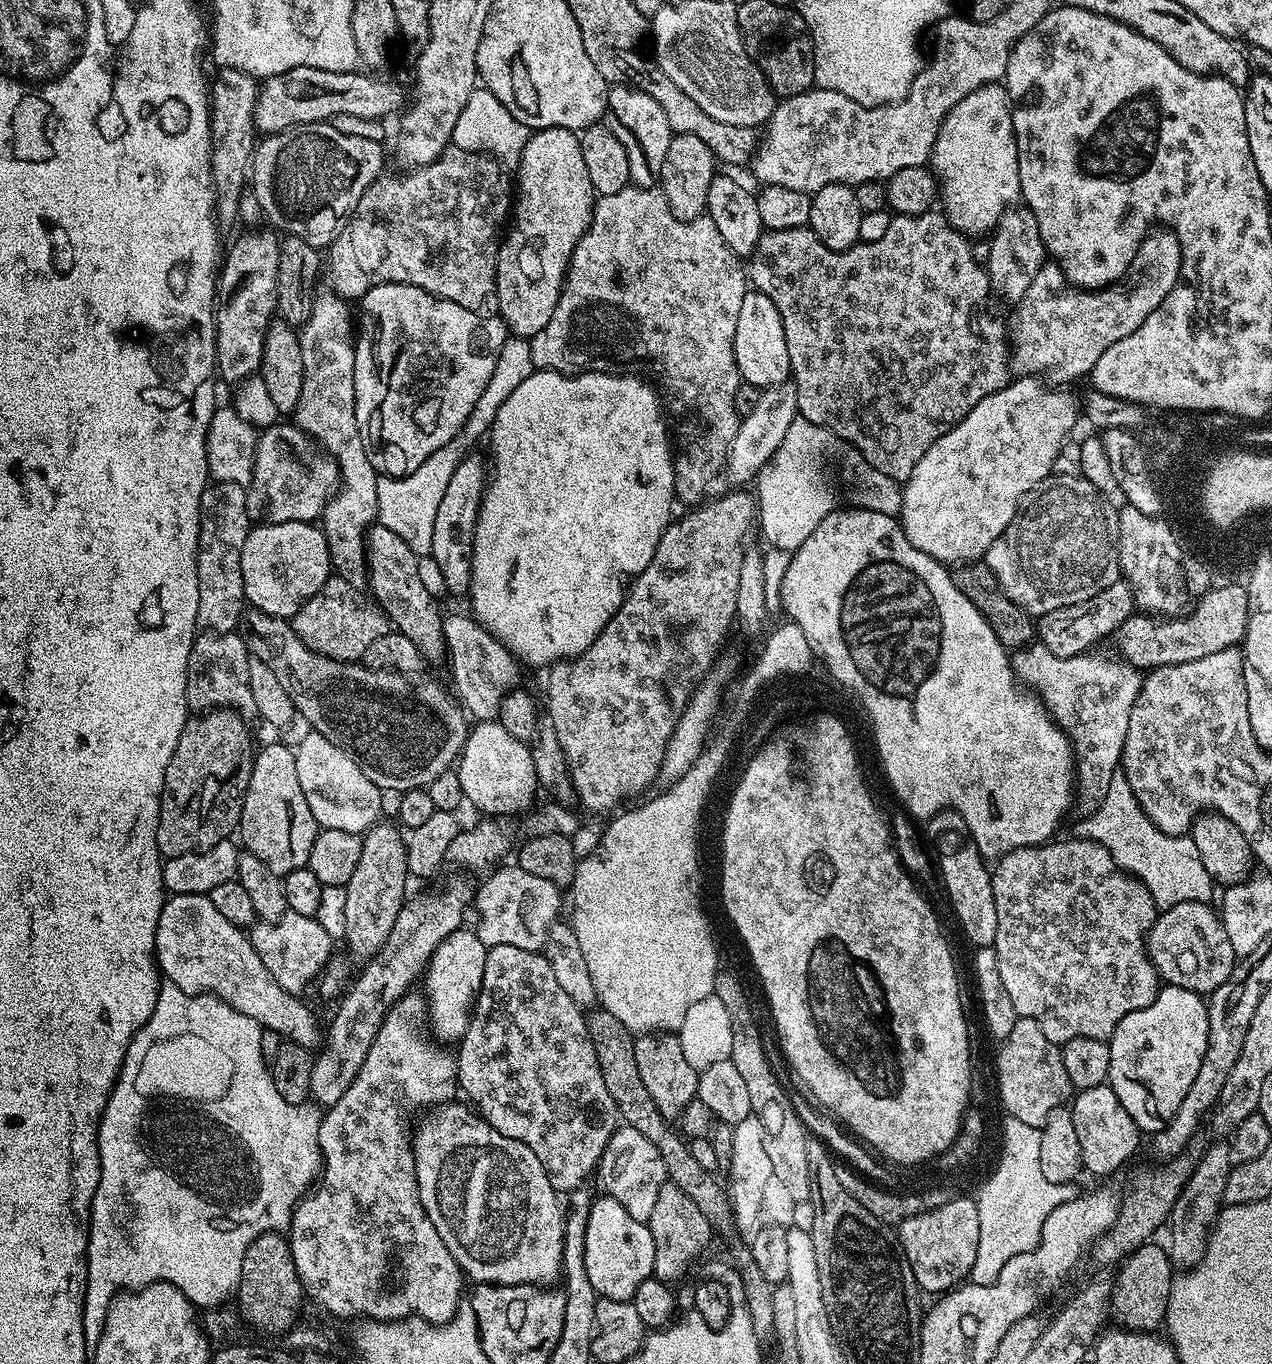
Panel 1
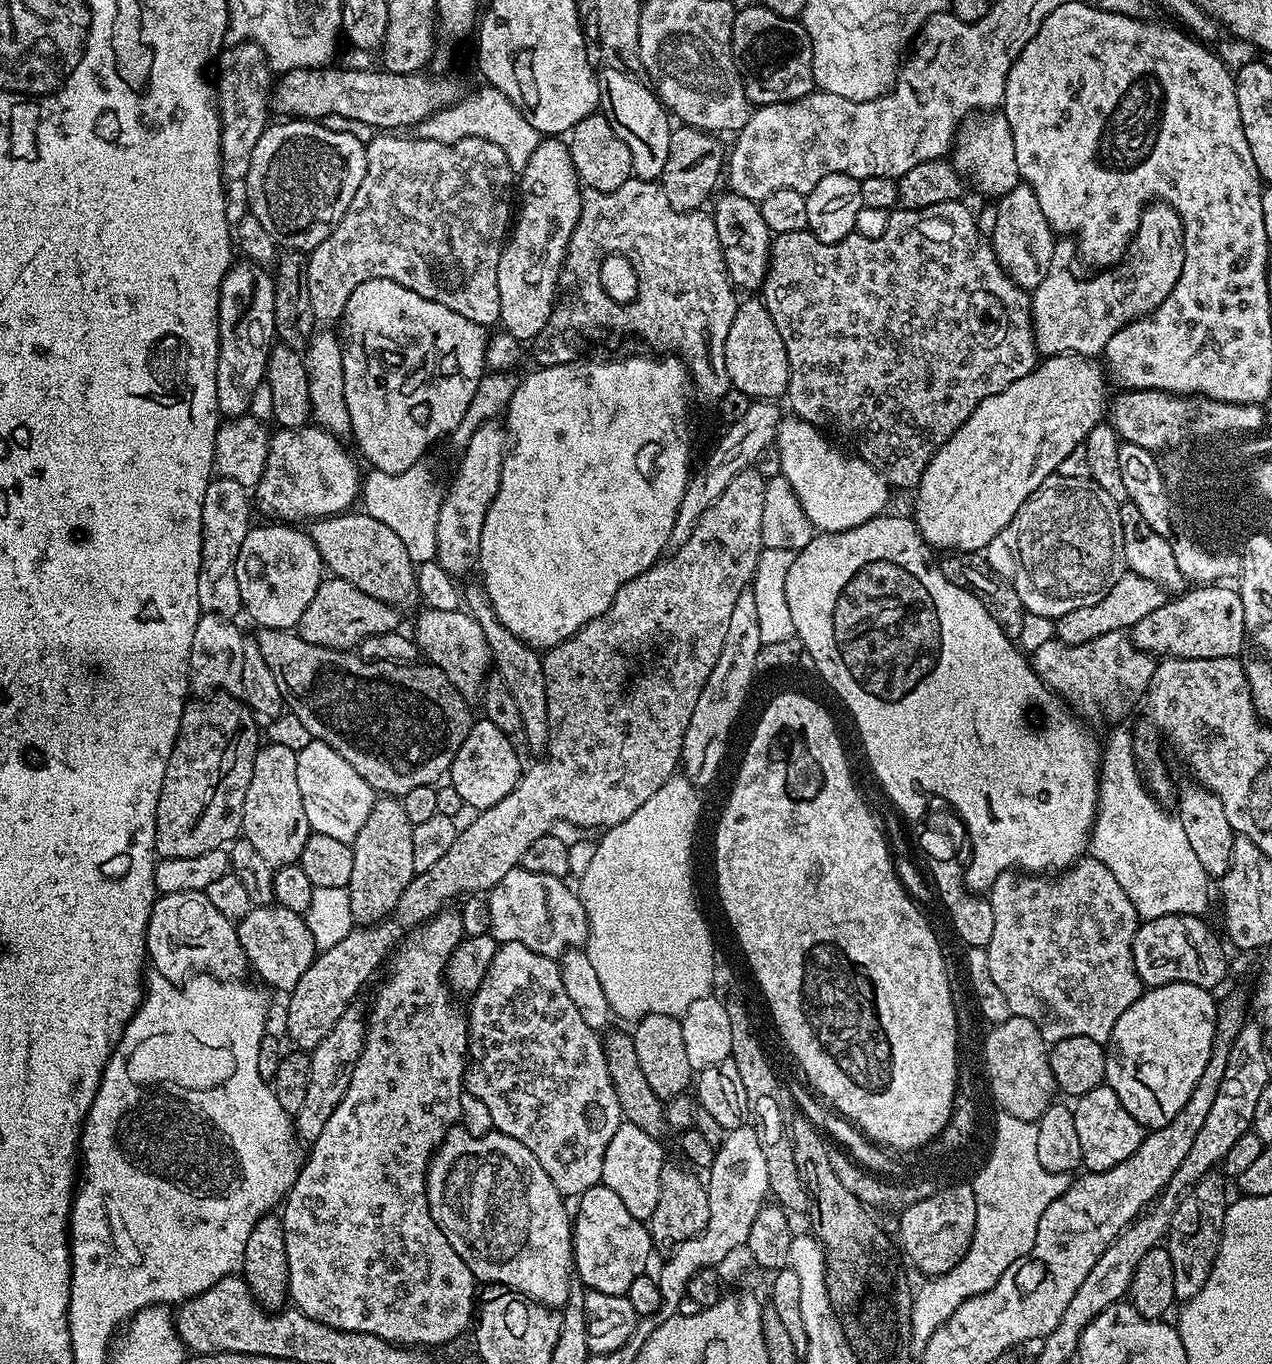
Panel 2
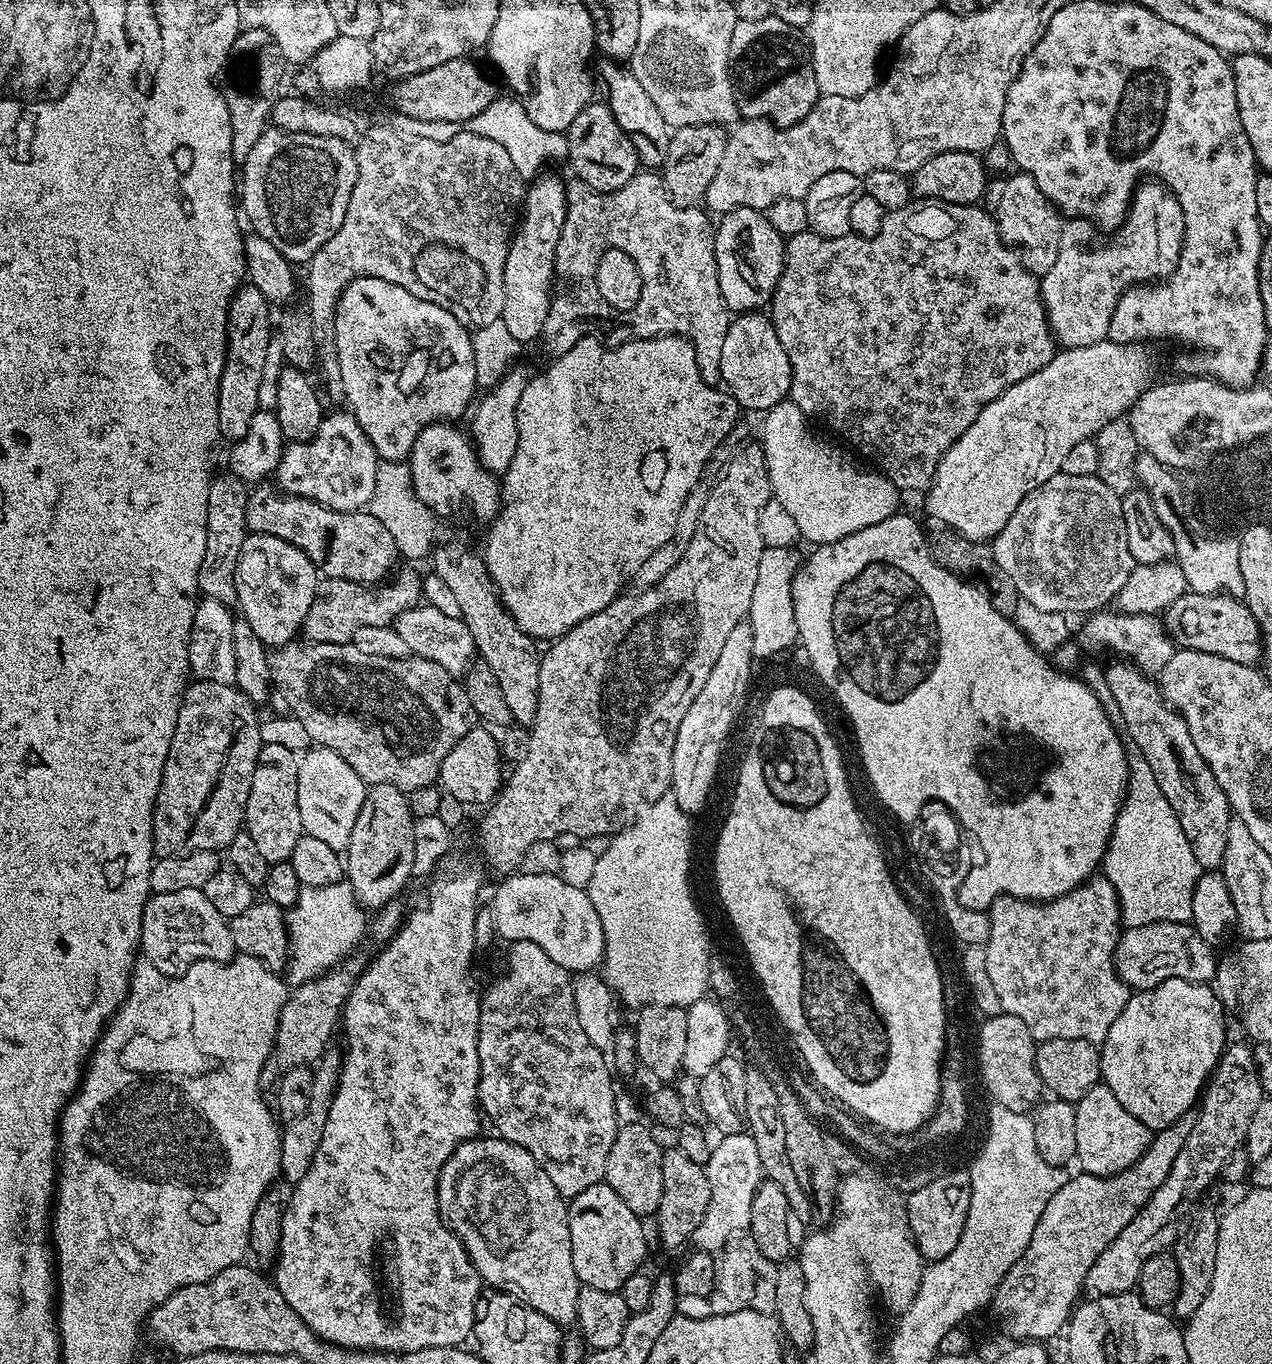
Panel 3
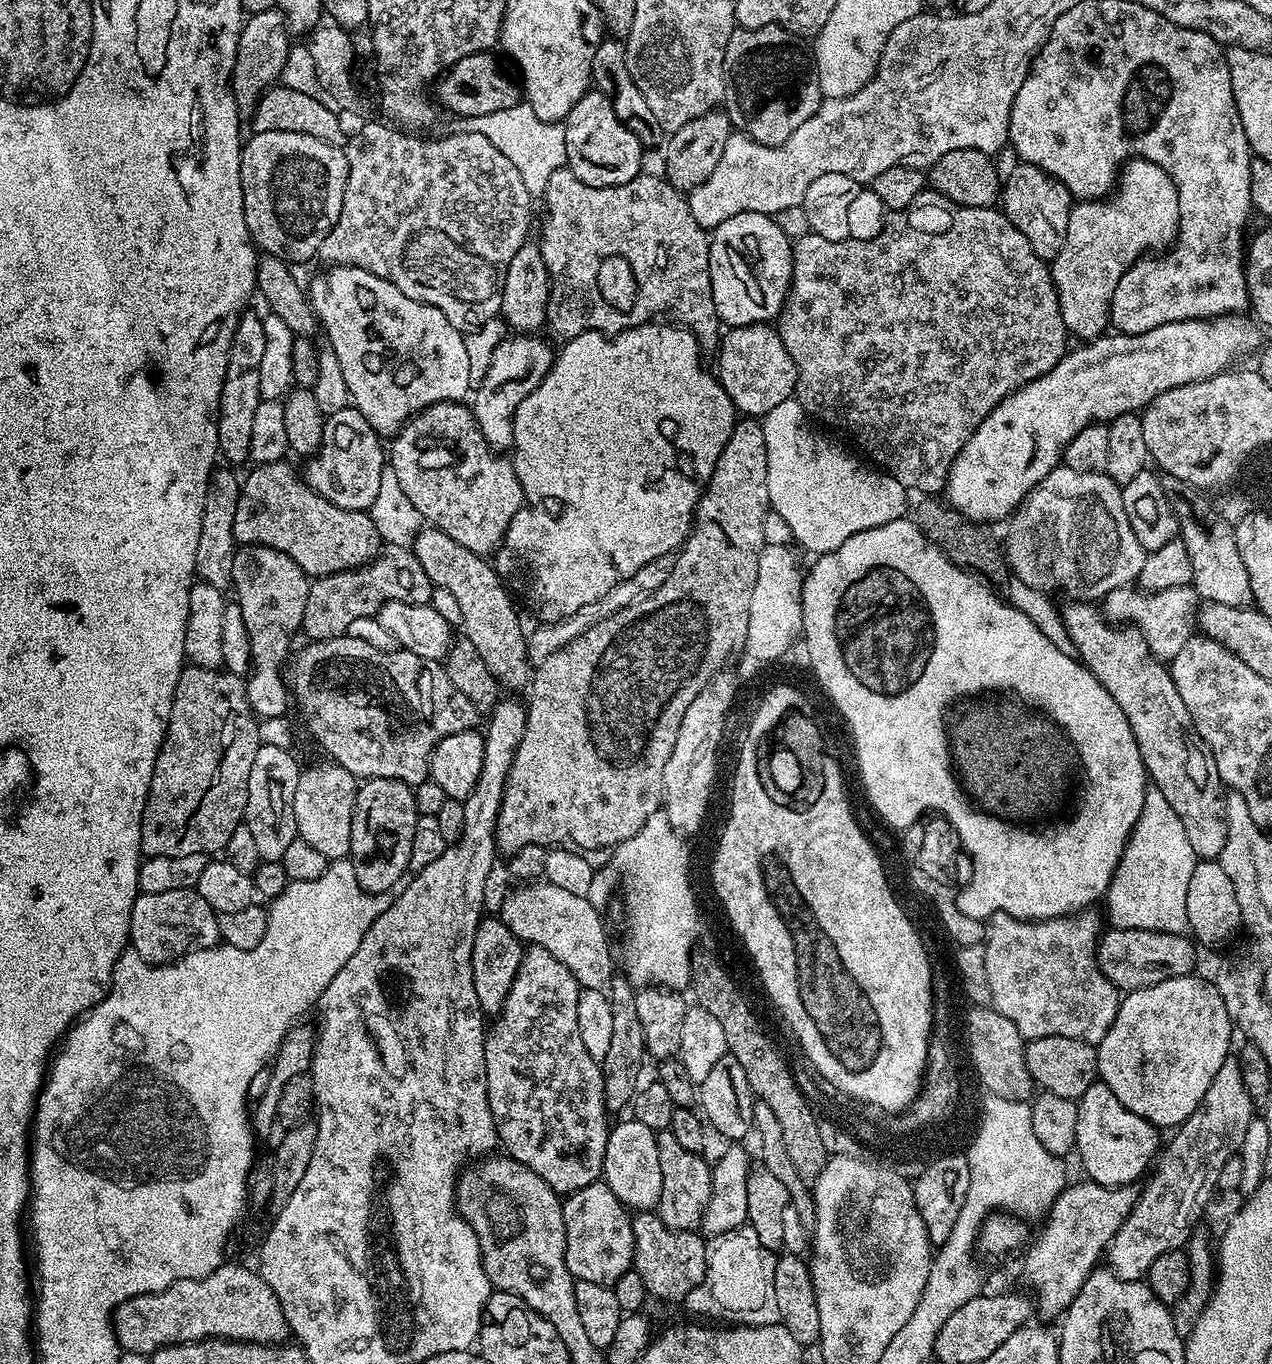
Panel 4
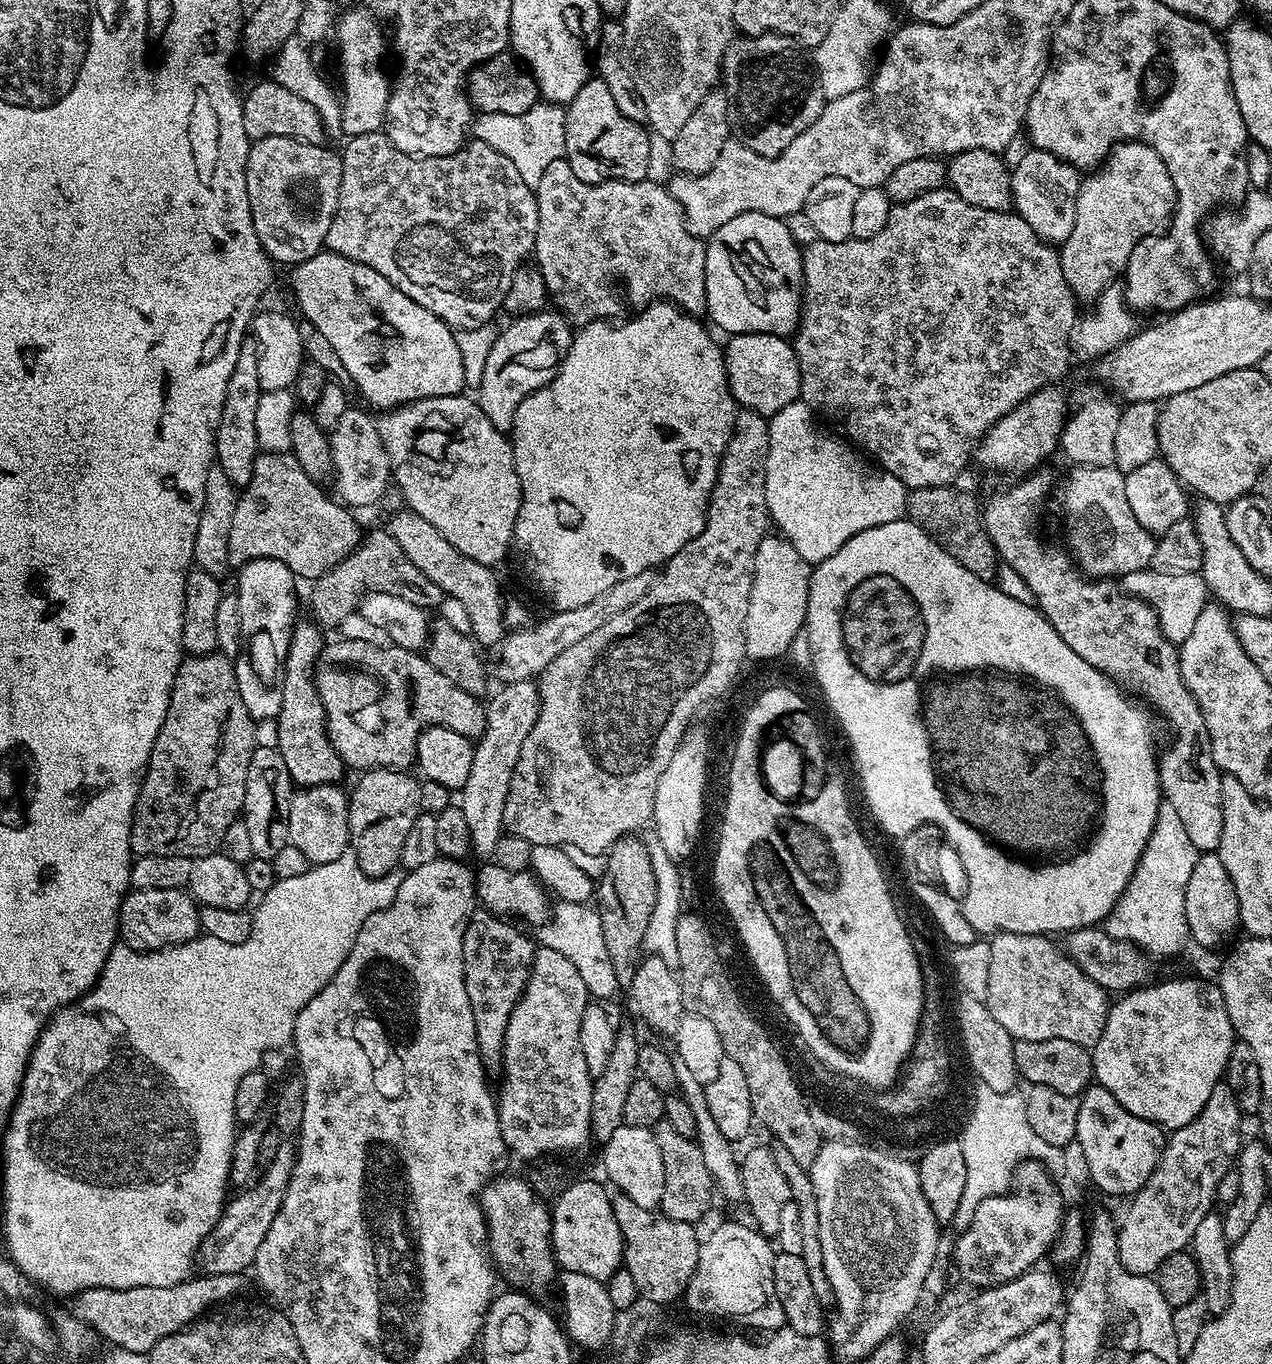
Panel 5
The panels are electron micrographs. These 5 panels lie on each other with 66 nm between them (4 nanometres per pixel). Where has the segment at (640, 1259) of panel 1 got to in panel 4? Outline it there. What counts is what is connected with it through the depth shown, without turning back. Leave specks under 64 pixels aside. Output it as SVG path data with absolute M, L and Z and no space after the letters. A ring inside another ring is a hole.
M597 1182L582 1186L582 1190L572 1193L563 1201L563 1205L566 1270L570 1270L573 1280L611 1286L622 1278L622 1274L633 1271L636 1235L632 1229L632 1216L608 1184Z

